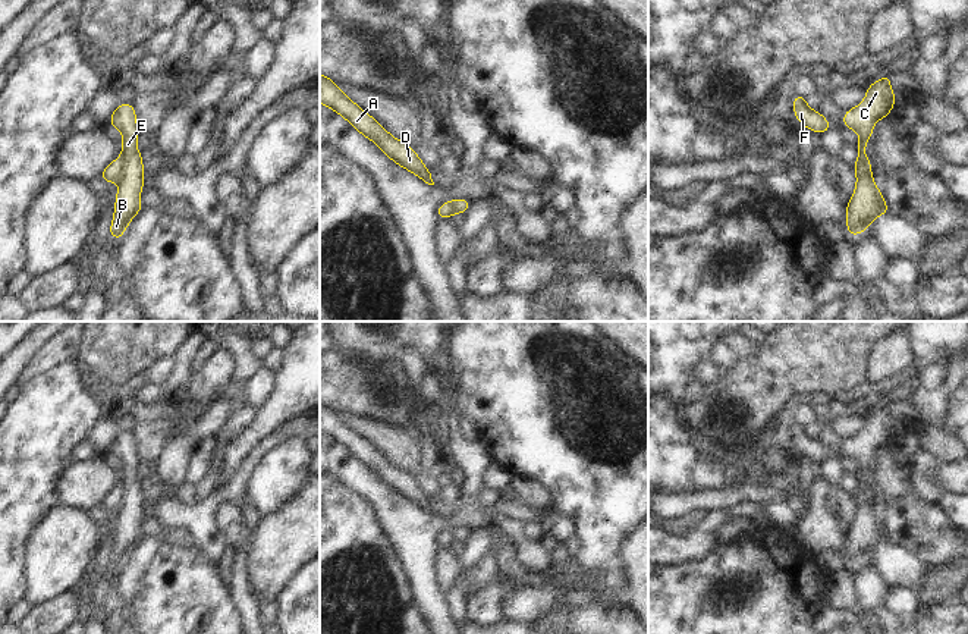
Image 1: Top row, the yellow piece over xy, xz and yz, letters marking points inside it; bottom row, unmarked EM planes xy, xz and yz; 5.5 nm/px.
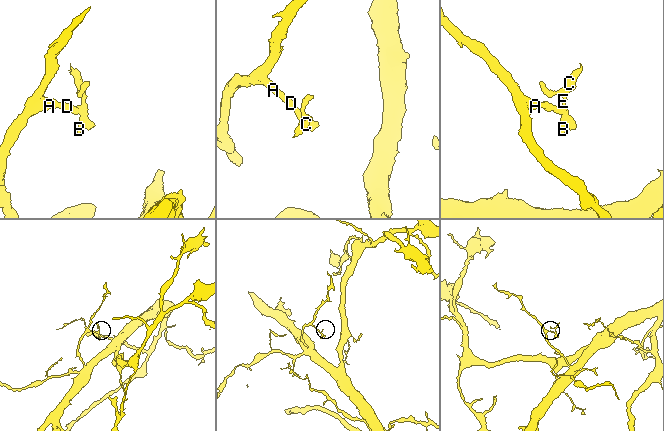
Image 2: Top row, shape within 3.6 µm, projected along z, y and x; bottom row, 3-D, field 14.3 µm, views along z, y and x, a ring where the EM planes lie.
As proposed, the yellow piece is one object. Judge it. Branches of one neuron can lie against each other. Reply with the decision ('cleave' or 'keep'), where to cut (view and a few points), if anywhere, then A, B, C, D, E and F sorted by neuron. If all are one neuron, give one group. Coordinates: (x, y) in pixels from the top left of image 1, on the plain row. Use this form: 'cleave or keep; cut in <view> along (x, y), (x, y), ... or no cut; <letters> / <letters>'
cleave; cut in xy along (122, 486), (122, 504), (119, 507); A D / B C E F

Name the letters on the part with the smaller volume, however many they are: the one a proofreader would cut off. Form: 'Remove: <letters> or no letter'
Remove: B, C, E, F

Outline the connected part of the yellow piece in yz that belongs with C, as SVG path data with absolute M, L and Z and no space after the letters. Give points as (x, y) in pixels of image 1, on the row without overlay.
M890 404L877 408L873 414L865 415L867 426L862 431L843 445L843 455L851 456L859 462L858 496L857 496L857 517L846 534L846 556L851 565L859 564L865 559L879 543L887 543L889 536L877 518L871 498L864 492L867 487L864 478L867 477L873 455L879 448L890 445L890 437L896 427L890 417Z

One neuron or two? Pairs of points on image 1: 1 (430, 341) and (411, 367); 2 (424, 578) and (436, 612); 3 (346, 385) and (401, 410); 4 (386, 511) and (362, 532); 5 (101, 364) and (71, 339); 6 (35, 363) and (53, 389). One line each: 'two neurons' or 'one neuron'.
1: two neurons
2: one neuron
3: one neuron
4: two neurons
5: two neurons
6: two neurons

